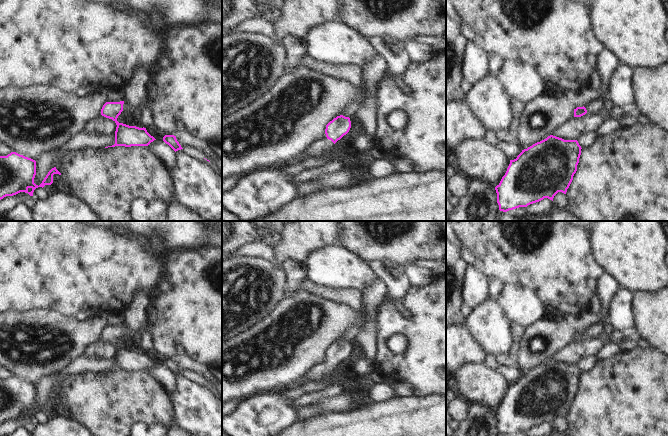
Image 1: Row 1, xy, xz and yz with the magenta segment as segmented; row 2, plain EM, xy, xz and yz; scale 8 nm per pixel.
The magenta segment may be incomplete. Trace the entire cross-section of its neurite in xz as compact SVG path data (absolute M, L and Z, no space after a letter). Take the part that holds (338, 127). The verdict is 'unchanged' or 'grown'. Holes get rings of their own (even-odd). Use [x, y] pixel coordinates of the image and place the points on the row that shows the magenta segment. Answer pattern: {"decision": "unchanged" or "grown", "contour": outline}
{"decision": "grown", "contour": "M337 116L326 125L325 136L311 143L302 153L308 158L317 158L327 154L335 143L349 132L350 128L349 117Z"}

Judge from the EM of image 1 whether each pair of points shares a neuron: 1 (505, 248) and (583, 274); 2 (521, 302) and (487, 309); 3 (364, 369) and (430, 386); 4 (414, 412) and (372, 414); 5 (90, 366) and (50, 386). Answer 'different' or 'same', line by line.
1: same
2: different
3: different
4: same
5: same

